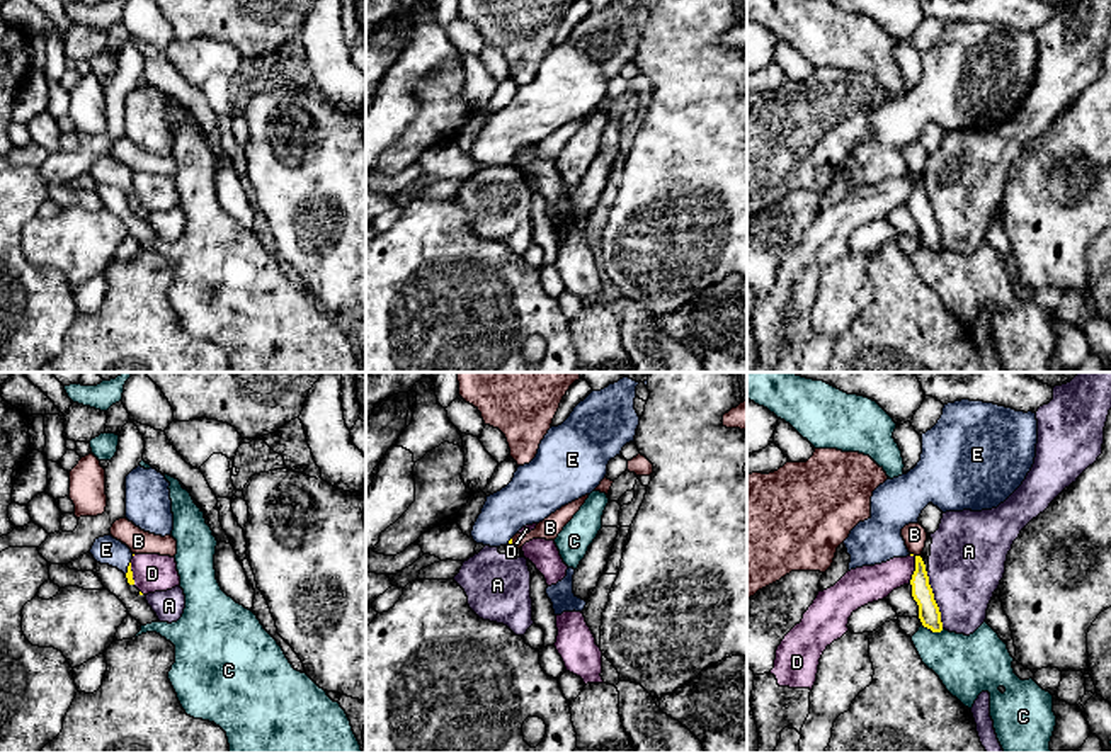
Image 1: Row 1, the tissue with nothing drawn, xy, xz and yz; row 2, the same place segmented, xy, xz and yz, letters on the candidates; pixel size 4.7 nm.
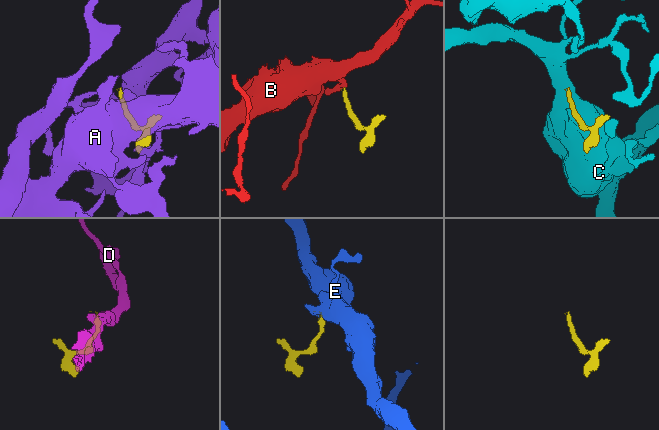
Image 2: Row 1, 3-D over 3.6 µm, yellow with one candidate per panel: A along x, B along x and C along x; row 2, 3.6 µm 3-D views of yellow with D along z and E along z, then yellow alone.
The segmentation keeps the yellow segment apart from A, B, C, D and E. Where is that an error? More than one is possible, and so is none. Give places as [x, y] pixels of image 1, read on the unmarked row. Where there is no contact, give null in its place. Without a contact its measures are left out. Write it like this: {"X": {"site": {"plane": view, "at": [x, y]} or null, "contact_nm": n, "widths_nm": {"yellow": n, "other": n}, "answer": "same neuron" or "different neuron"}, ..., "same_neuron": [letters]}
{"A": {"site": {"plane": "yz", "at": [934, 220]}, "contact_nm": 280, "widths_nm": {"yellow": 100, "other": 360}, "answer": "different neuron"}, "B": {"site": {"plane": "yz", "at": [916, 175]}, "contact_nm": 50, "widths_nm": {"yellow": 100, "other": 110}, "answer": "different neuron"}, "C": {"site": {"plane": "yz", "at": [933, 250]}, "contact_nm": 110, "widths_nm": {"yellow": 100, "other": 280}, "answer": "different neuron"}, "D": {"site": {"plane": "yz", "at": [916, 187]}, "contact_nm": 140, "widths_nm": {"yellow": 100, "other": 180}, "answer": "different neuron"}, "E": {"site": {"plane": "xy", "at": [128, 187]}, "contact_nm": 70, "widths_nm": {"yellow": 30, "other": 130}, "answer": "same neuron"}, "same_neuron": ["E"]}

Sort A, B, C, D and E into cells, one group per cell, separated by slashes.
A / B / C / D / E

